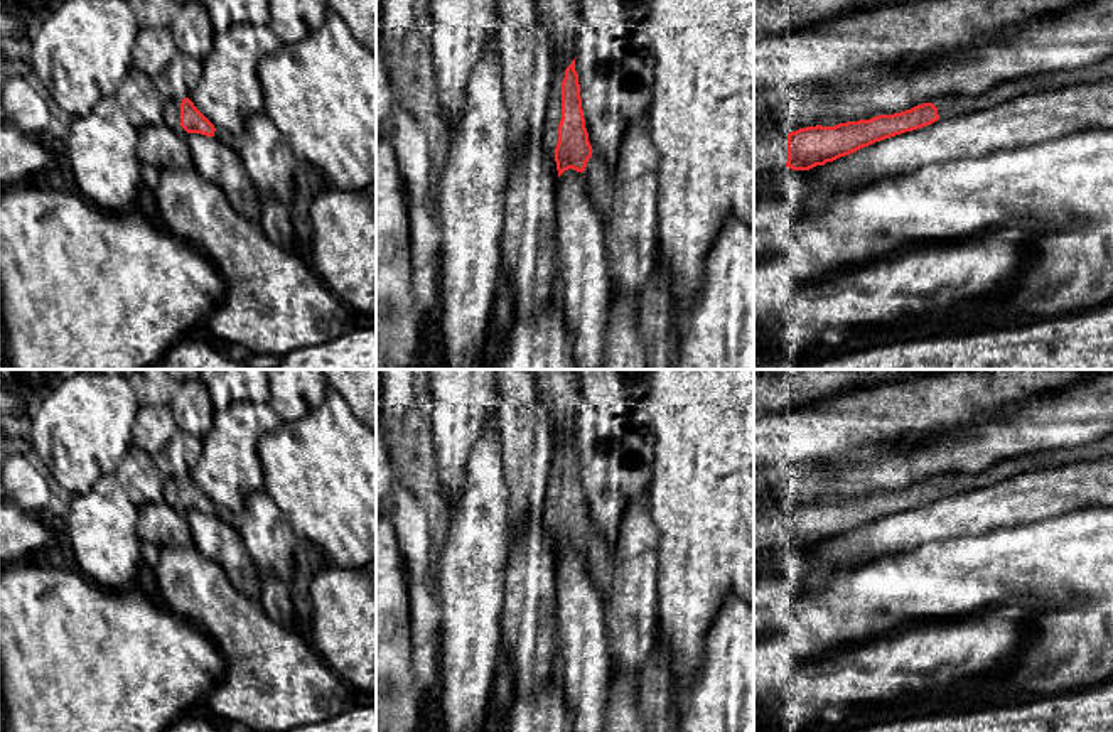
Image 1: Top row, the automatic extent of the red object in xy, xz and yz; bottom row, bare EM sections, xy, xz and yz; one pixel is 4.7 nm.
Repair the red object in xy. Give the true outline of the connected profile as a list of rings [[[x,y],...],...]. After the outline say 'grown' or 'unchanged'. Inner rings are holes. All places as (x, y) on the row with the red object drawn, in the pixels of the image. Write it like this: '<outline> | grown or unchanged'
[[[191,98],[164,101],[164,123],[180,137],[201,133],[214,137],[214,125],[194,106]]] | grown

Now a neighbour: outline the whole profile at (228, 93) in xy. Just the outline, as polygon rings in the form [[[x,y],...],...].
[[[236,24],[214,34],[202,76],[191,93],[194,106],[214,125],[241,135],[246,120],[263,111],[258,62],[283,42],[270,25]]]

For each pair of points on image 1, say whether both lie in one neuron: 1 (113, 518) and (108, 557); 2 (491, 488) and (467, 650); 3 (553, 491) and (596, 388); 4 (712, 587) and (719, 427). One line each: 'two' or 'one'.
1: one
2: one
3: two
4: one

